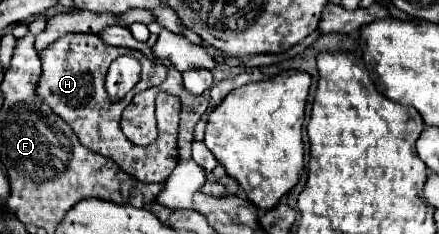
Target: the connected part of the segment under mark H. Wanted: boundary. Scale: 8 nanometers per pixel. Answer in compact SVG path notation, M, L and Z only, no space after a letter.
M70 33L60 37L56 43L46 47L40 53L42 59L42 73L36 83L36 95L50 105L50 109L64 119L74 133L78 135L80 143L84 147L90 147L90 151L100 153L104 157L110 157L114 163L120 165L122 171L136 177L142 183L164 183L168 175L178 165L178 149L176 149L176 137L178 137L178 121L180 121L180 99L168 93L156 95L156 121L158 121L158 139L148 147L138 147L126 139L126 135L120 129L120 115L124 107L132 101L132 97L144 89L156 87L166 79L166 69L160 65L150 65L150 61L142 61L142 77L136 83L136 87L122 99L122 101L110 101L104 81L106 71L110 63L126 53L134 53L136 49L130 47L110 47L106 45L98 35L92 33Z

